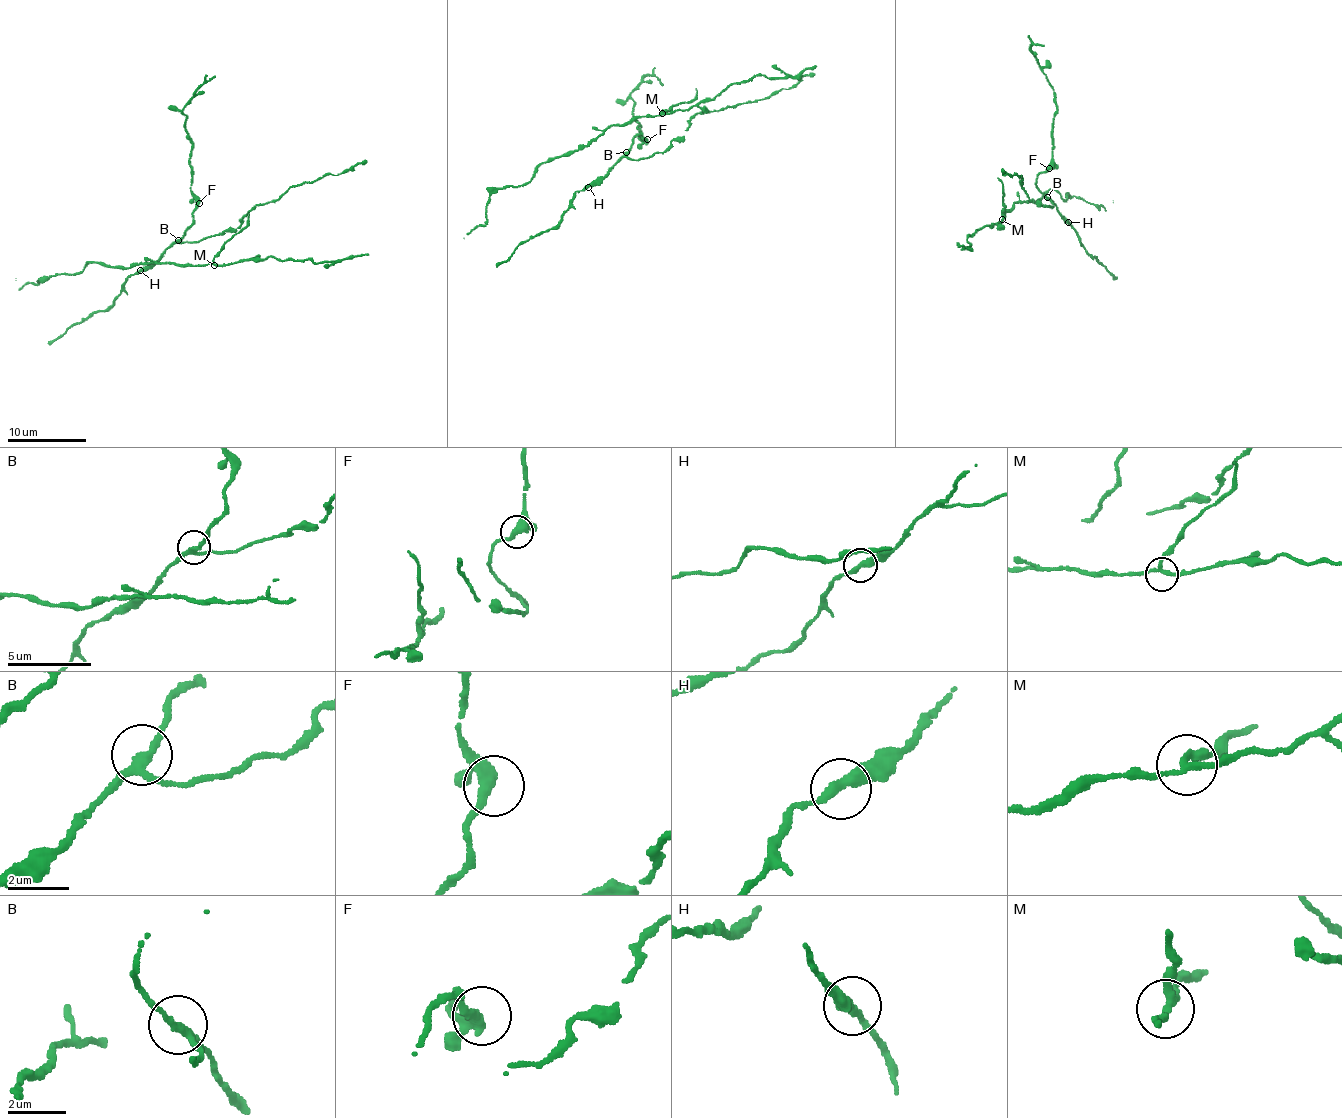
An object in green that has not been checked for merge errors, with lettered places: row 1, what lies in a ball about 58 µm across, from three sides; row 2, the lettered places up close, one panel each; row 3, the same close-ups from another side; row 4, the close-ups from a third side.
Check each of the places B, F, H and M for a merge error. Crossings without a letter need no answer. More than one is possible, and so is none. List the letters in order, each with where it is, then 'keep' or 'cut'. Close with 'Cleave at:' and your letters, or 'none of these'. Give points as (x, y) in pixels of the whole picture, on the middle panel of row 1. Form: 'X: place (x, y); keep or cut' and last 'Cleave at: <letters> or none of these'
B: place (626, 152); keep
F: place (647, 139); keep
H: place (588, 187); keep
M: place (662, 113); keep
Cleave at: none of these

